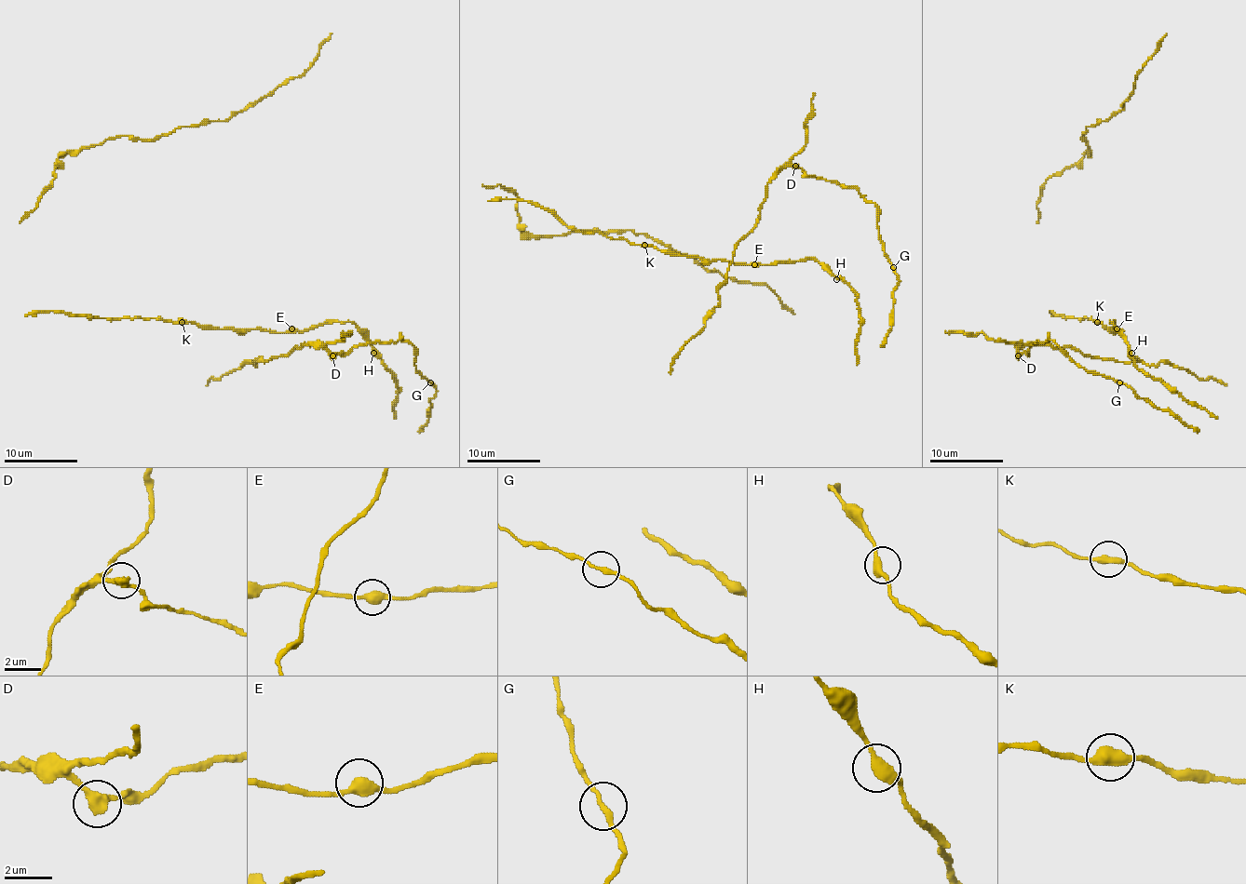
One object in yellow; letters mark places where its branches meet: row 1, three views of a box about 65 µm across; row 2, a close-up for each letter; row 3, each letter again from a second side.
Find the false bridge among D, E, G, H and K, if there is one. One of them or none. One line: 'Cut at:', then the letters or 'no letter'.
Cut at: D

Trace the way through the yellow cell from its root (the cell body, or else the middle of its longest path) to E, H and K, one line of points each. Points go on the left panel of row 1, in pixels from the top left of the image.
E: (101, 318), (162, 318), (219, 328), (263, 328), (270, 332), (291, 328)
H: (101, 318), (162, 318), (219, 328), (263, 328), (270, 332), (295, 332), (333, 322), (352, 322), (373, 353)
K: (101, 318), (162, 318), (168, 322), (182, 322)

